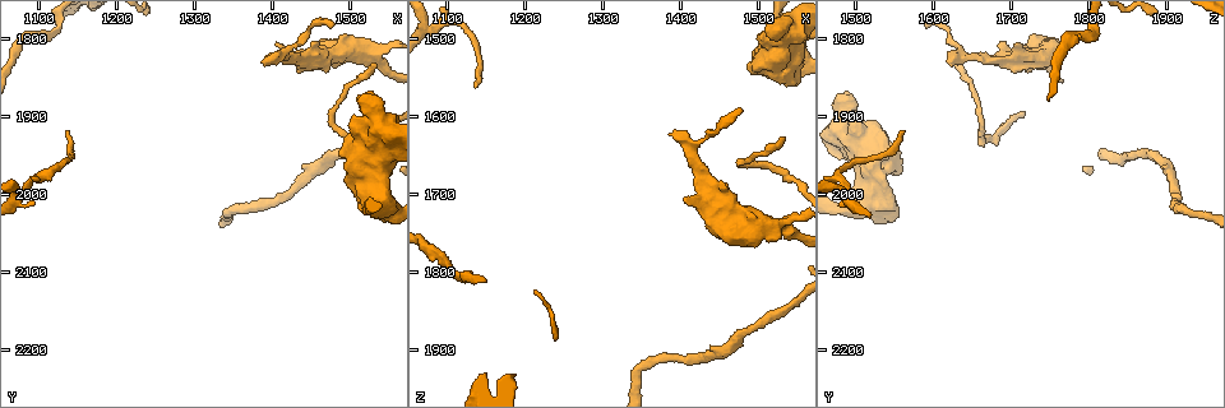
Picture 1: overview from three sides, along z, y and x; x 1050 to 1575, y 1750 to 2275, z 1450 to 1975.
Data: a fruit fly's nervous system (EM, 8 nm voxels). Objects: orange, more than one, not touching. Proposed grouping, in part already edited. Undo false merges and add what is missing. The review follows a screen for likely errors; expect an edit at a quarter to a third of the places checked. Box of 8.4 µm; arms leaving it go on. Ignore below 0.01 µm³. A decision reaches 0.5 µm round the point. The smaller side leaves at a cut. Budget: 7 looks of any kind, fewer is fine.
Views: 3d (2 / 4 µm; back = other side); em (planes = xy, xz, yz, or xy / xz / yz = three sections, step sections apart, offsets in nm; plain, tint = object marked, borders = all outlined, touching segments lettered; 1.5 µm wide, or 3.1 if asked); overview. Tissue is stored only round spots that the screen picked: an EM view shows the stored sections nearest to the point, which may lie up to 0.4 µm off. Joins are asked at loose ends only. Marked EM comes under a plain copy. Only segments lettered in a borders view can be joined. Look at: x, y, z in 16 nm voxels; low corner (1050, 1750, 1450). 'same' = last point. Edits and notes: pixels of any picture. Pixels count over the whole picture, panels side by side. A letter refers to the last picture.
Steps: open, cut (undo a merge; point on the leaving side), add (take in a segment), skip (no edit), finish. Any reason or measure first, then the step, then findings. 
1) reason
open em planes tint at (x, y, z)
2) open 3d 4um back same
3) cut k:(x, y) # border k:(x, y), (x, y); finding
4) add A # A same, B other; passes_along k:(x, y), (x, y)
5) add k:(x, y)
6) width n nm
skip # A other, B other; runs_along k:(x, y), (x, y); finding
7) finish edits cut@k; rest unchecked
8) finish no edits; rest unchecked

tapers out
open 3d 4um at (1385, 1830, 1620)

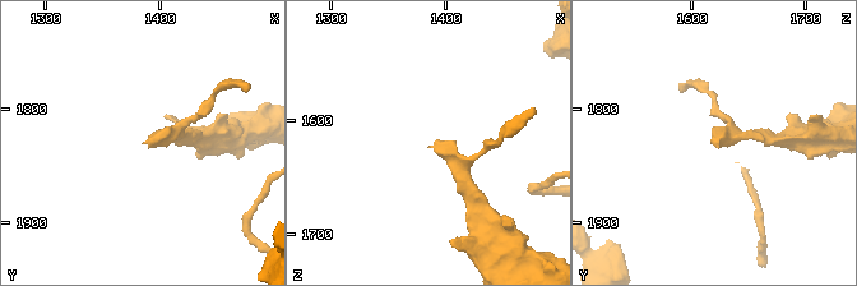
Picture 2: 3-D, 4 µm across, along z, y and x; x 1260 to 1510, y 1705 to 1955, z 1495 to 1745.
open em yz step 8 borders at (1382, 1828, 1624)

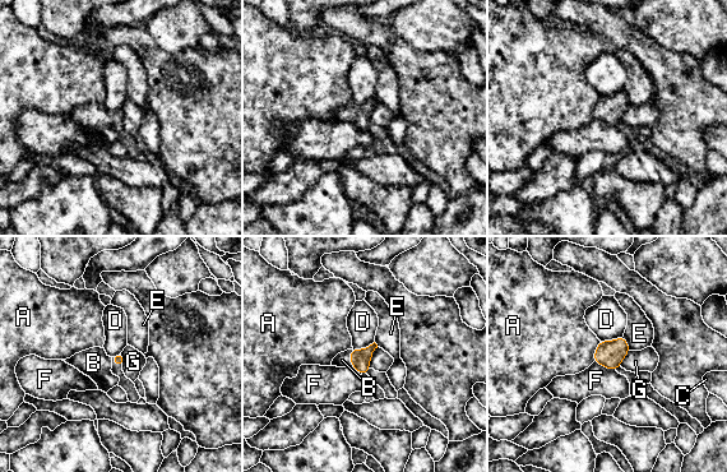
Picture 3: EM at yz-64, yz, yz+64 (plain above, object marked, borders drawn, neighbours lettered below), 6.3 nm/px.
longest_contact D 160 nm
add B # A other, B same, C other, D other, E other, F other, G other; passes_along 3:(360, 359), (351, 359), (342, 360); it goes on there

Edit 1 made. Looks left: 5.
see it whole again
open overview

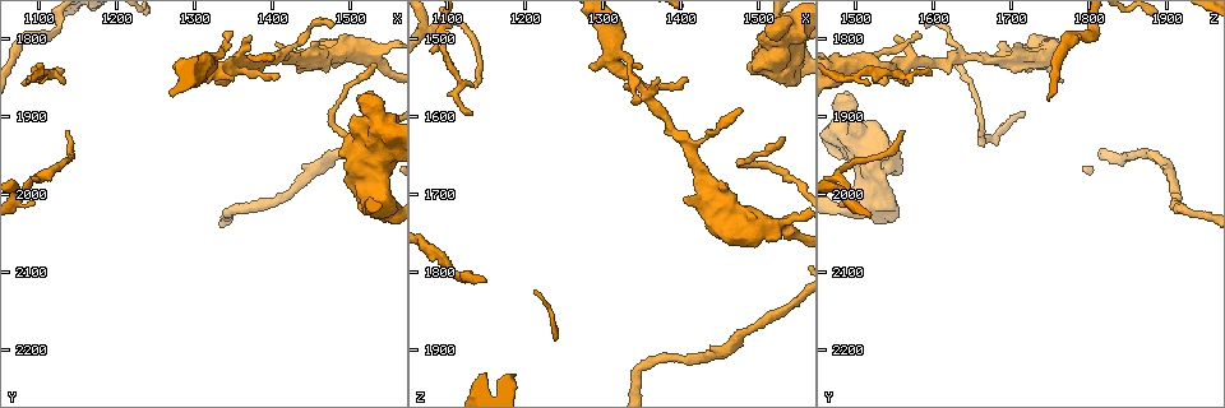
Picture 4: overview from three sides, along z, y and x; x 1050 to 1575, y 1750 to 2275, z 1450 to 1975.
an open end
open em planes borders at (1530, 1835, 1625)

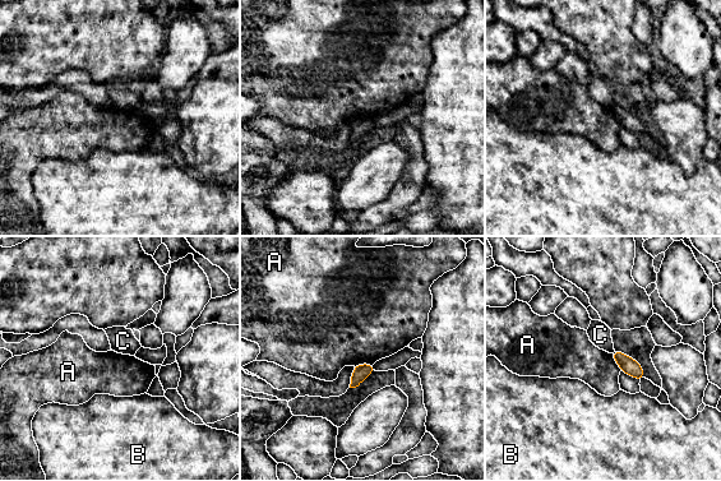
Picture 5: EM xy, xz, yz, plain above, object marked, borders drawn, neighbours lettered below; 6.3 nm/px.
skip # A other, B other, C other; border 5:(373, 362), (360, 362), (354, 366); none of them fits

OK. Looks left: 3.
sharp bend
open 3d 2um at (1120, 1790, 1805)

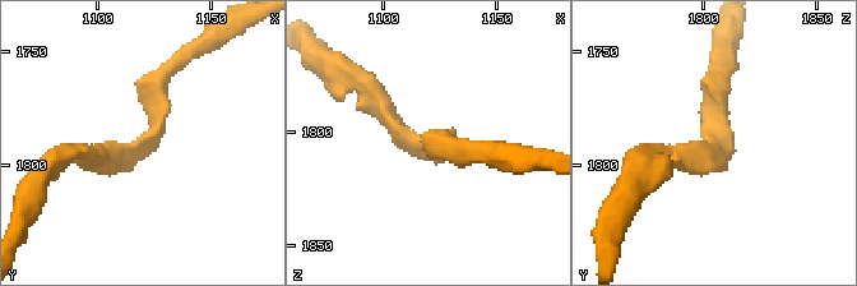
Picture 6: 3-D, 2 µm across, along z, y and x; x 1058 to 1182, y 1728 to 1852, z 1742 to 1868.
open em xy step 8 tint at (1117, 1790, 1805)

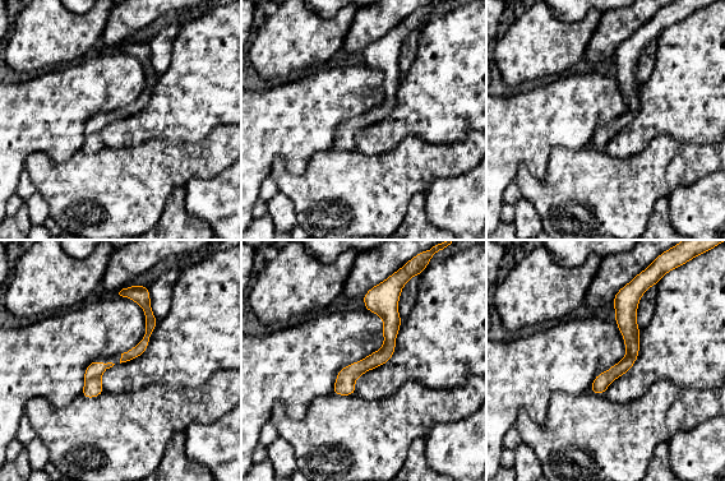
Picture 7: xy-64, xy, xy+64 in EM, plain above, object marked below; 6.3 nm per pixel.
open em xy step 8 borders same

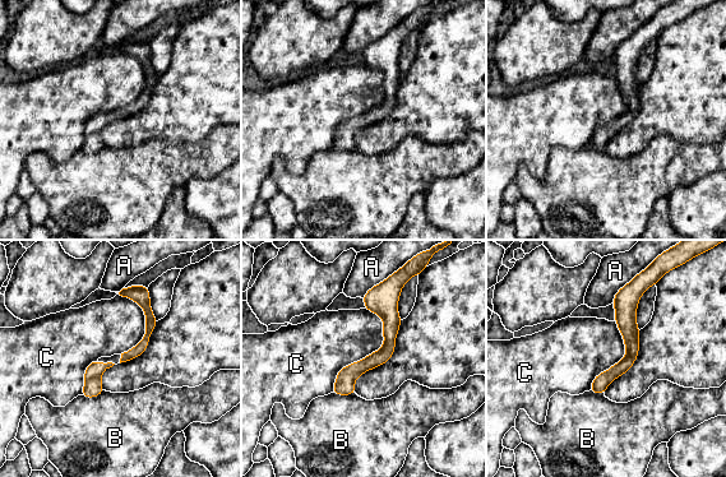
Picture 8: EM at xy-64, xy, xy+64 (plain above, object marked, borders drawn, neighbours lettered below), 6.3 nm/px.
skip # A other, B other, C other; border 8:(380, 315), (383, 344), (331, 392); continuous, no second neuron

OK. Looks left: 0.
finish edits add@3; rest unchecked

